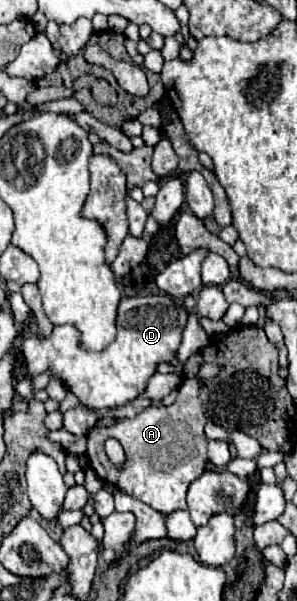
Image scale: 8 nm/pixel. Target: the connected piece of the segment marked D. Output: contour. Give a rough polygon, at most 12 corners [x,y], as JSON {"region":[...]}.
{"region":[[124,297],[98,353],[74,325],[24,337],[30,379],[122,407],[176,355],[186,309]]}

